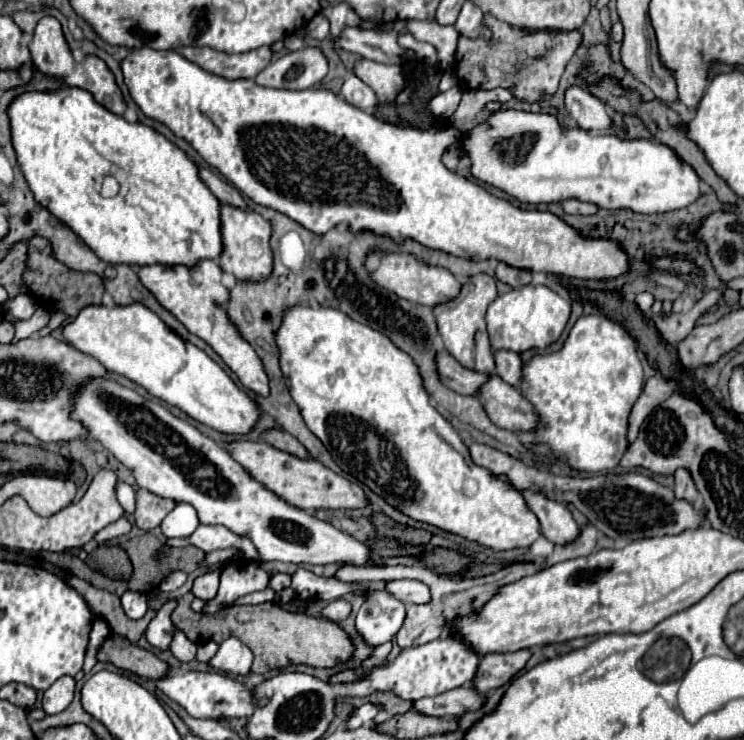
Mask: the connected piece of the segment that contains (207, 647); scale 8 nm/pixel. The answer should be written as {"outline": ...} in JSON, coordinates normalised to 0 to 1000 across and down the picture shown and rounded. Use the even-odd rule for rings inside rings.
{"outline":[[[276,868],[276,870],[270,870],[267,876],[265,876],[265,895],[281,895],[286,886],[289,886],[289,881],[292,881],[292,870],[289,868]]]}

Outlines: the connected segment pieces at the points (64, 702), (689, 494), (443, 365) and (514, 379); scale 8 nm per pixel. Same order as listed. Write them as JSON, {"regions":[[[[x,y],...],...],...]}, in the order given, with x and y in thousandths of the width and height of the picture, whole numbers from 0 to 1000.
{"regions":[[[[85,914],[79,916],[58,941],[58,959],[63,965],[79,965],[85,962],[95,946],[98,946],[98,935],[101,935],[101,922],[95,914]]],[[[910,635],[905,643],[907,643],[907,662],[905,662],[907,670],[913,676],[923,676],[934,686],[942,686],[942,681],[940,681],[940,665],[937,665],[937,659],[931,654],[929,641],[923,635]]],[[[590,478],[587,497],[590,497],[593,516],[625,535],[638,535],[638,530],[644,530],[644,519],[655,514],[655,505],[622,497],[606,478]]],[[[668,473],[665,476],[665,489],[668,489],[668,508],[679,514],[681,519],[698,524],[703,516],[703,486],[692,476],[681,473]]]]}

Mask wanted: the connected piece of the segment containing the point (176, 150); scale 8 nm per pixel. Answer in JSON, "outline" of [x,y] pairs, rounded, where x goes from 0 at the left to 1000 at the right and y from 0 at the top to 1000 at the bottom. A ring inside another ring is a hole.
{"outline":[[[85,116],[77,124],[36,124],[36,127],[26,130],[12,143],[12,159],[15,159],[15,178],[17,178],[17,197],[23,205],[23,219],[26,219],[26,227],[31,230],[31,235],[36,241],[42,259],[47,262],[47,270],[55,278],[60,278],[63,284],[69,284],[69,289],[77,292],[85,303],[90,303],[136,351],[141,351],[147,357],[176,357],[176,359],[203,359],[203,357],[235,359],[235,357],[246,357],[251,362],[259,362],[262,357],[267,357],[273,351],[286,351],[286,349],[297,346],[297,341],[300,341],[300,322],[294,314],[297,273],[281,257],[281,251],[270,243],[267,224],[241,197],[235,197],[230,189],[224,189],[208,173],[195,170],[190,165],[171,165],[165,157],[157,157],[157,154],[141,149],[136,141],[130,141],[117,122],[93,119],[93,116]],[[141,238],[155,238],[155,243],[163,251],[160,262],[152,268],[138,268],[133,262]]]}

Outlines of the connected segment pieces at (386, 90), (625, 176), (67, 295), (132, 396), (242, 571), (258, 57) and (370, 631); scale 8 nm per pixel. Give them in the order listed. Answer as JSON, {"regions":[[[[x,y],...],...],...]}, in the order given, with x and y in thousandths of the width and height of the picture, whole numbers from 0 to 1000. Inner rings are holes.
{"regions":[[[[485,78],[474,89],[474,100],[483,103],[499,122],[509,130],[509,135],[528,135],[542,122],[542,95],[531,86],[509,86],[504,81]]],[[[668,149],[655,162],[641,168],[620,192],[633,216],[636,241],[665,251],[706,276],[741,276],[776,268],[808,281],[845,281],[859,289],[886,289],[926,278],[940,268],[940,238],[934,230],[913,216],[913,211],[894,195],[880,195],[870,186],[835,186],[827,181],[794,184],[789,176],[757,173],[746,154],[706,151],[706,149]]],[[[44,319],[36,324],[36,362],[31,368],[31,378],[42,392],[42,397],[50,403],[50,414],[55,414],[63,422],[82,419],[93,430],[101,430],[112,414],[136,411],[138,378],[125,368],[101,368],[85,359],[82,354],[77,354],[69,346],[69,330],[55,319]],[[122,378],[125,378],[125,395],[122,395]],[[79,403],[82,403],[82,411],[79,411]]],[[[130,511],[122,514],[117,522],[106,527],[106,535],[101,541],[101,568],[109,568],[112,576],[122,584],[122,589],[136,597],[163,627],[168,627],[184,654],[216,673],[230,673],[235,678],[251,678],[257,681],[270,708],[297,708],[308,714],[310,719],[335,727],[353,759],[375,757],[375,759],[394,759],[394,762],[477,762],[488,765],[496,757],[496,741],[472,727],[469,722],[453,716],[448,708],[423,700],[421,695],[397,686],[394,681],[386,681],[378,670],[370,670],[362,659],[353,659],[348,649],[343,649],[321,624],[316,624],[302,605],[297,605],[292,597],[270,586],[262,576],[254,570],[233,562],[224,551],[216,546],[198,541],[187,535],[184,530],[163,522],[160,516],[149,511]]],[[[319,757],[300,768],[300,781],[294,792],[294,803],[281,811],[273,822],[278,830],[289,830],[305,819],[310,819],[324,805],[356,797],[362,789],[362,776],[353,770],[348,759]]],[[[362,62],[343,65],[327,73],[305,73],[286,65],[241,65],[241,73],[246,73],[251,81],[262,84],[273,95],[305,108],[343,105],[367,78]]],[[[485,792],[485,797],[491,797],[493,803],[491,803],[491,814],[488,814],[485,824],[480,827],[477,849],[488,859],[488,865],[491,865],[493,873],[507,876],[512,870],[523,868],[534,857],[534,851],[539,849],[542,835],[544,835],[544,816],[539,811],[528,808],[526,803],[520,803],[517,797],[496,797],[491,792]]]]}

